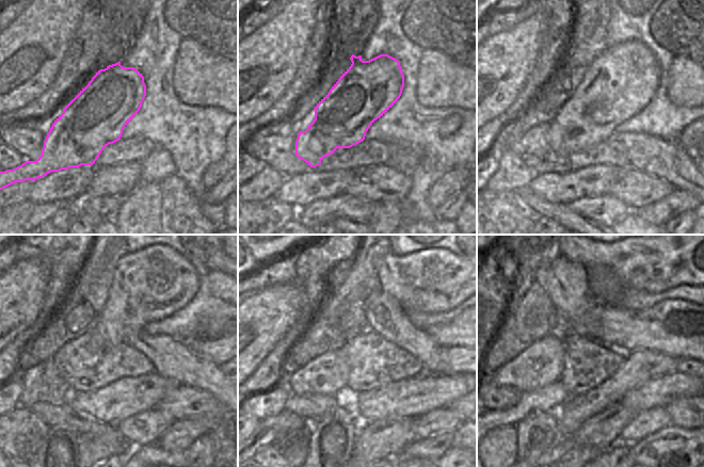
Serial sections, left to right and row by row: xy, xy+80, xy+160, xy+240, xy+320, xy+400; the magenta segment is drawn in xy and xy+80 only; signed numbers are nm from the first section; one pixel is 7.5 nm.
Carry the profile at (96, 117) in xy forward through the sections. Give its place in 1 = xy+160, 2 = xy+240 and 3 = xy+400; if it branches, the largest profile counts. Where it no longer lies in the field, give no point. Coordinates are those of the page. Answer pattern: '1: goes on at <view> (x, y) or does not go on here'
1: goes on at xy+160 (619, 81)
2: goes on at xy+240 (156, 282)
3: goes on at xy+400 (693, 256)

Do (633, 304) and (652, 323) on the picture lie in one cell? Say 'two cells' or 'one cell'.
two cells

